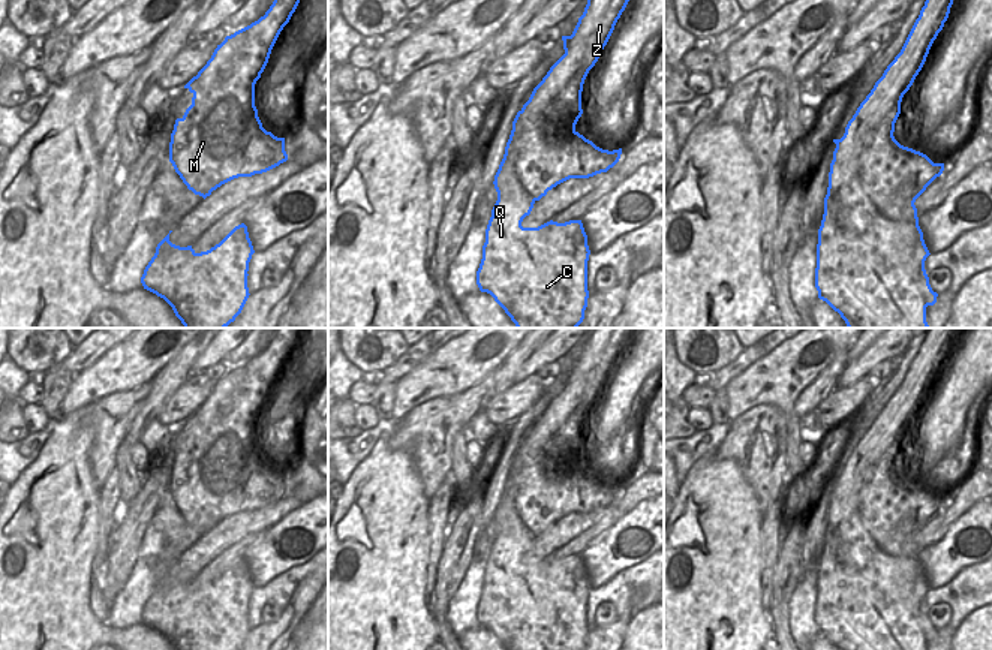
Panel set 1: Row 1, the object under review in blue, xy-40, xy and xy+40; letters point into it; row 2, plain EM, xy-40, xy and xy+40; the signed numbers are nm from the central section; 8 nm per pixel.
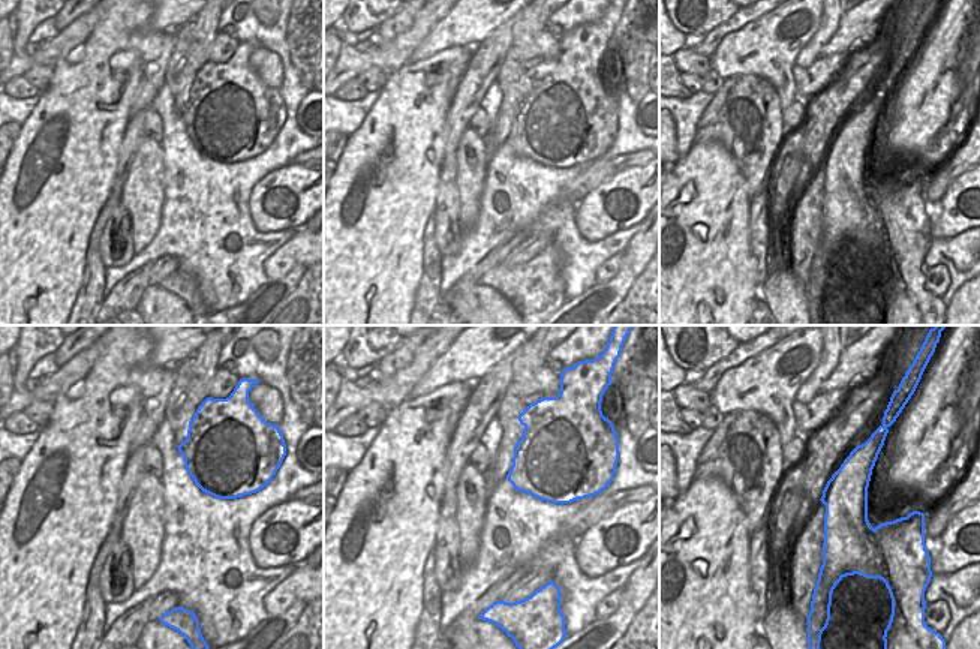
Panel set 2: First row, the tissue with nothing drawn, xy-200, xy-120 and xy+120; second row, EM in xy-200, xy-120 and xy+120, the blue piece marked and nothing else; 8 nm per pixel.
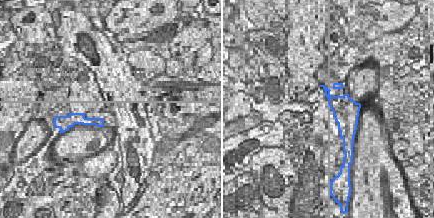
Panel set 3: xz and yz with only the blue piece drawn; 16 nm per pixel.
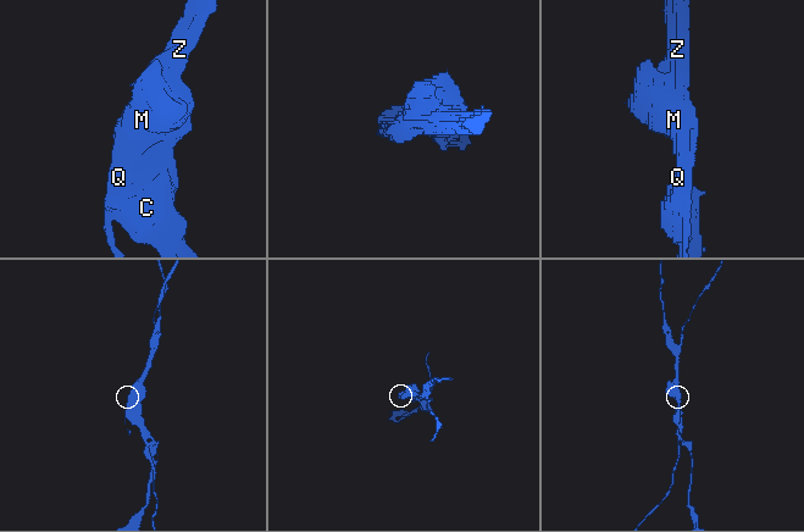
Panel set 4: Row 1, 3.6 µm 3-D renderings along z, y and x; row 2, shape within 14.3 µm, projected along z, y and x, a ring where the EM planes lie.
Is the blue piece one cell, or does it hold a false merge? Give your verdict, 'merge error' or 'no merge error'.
merge error

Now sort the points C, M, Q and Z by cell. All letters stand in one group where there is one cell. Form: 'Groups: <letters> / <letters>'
Groups: C Q / M Z

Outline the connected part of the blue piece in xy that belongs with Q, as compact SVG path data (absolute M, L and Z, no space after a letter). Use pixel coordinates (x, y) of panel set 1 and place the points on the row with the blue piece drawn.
M509 136L503 159L495 175L497 201L486 229L483 259L477 271L481 292L490 294L517 328L577 328L587 307L587 235L581 220L547 222L523 228L535 199L517 175L521 142Z

